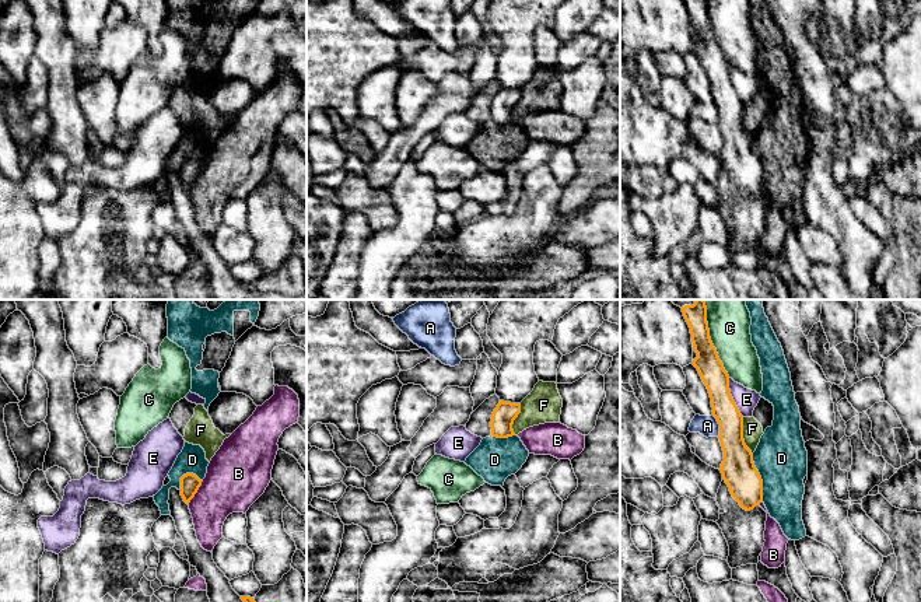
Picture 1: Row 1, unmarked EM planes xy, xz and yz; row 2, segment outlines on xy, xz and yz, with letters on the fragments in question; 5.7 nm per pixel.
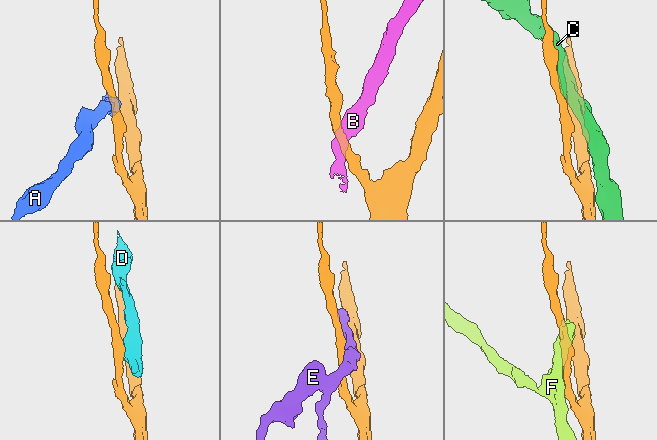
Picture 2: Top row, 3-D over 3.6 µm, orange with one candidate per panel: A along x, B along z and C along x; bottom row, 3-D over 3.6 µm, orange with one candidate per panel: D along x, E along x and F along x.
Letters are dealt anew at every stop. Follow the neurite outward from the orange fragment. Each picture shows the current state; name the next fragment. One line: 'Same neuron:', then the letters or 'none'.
Same neuron: none

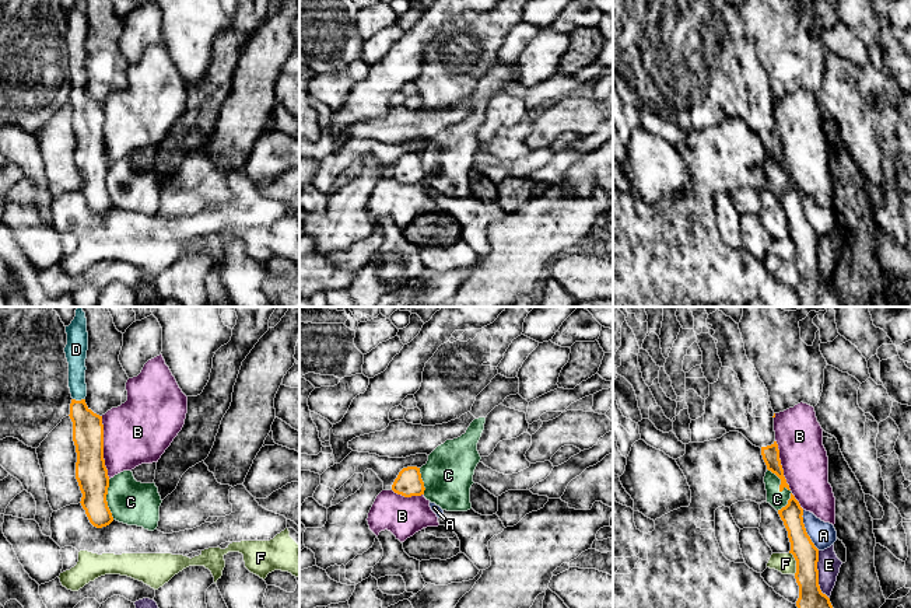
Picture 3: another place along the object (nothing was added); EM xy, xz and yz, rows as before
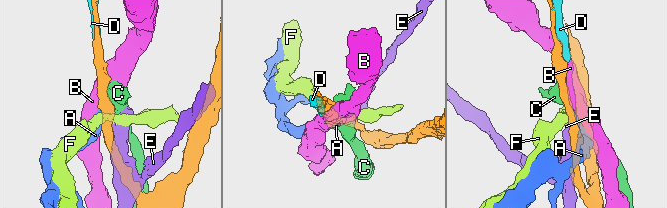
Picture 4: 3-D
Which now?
Same neuron: D

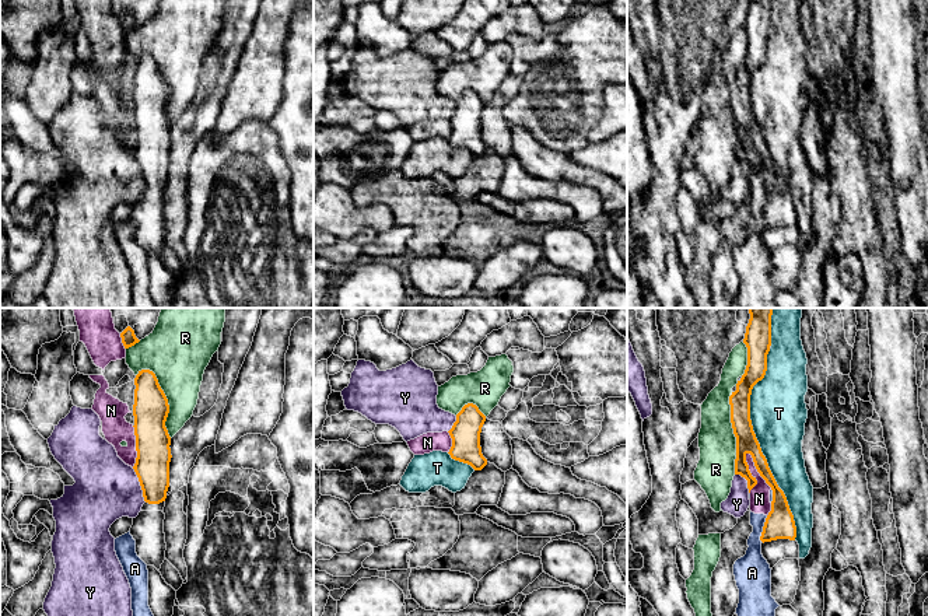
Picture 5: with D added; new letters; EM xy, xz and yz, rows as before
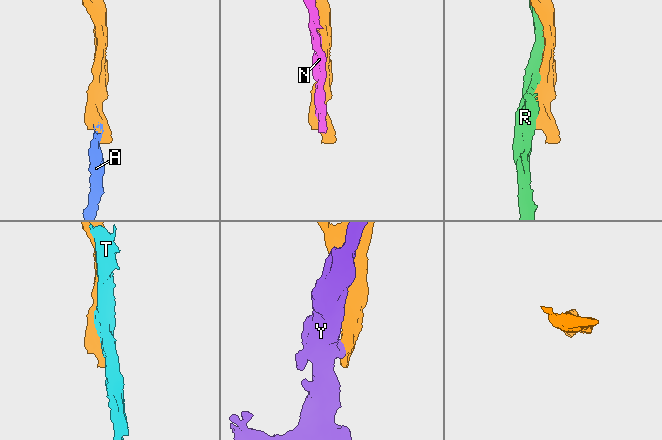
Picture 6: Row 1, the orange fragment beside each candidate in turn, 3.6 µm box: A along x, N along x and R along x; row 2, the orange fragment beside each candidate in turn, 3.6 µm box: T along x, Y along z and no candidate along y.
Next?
Same neuron: none

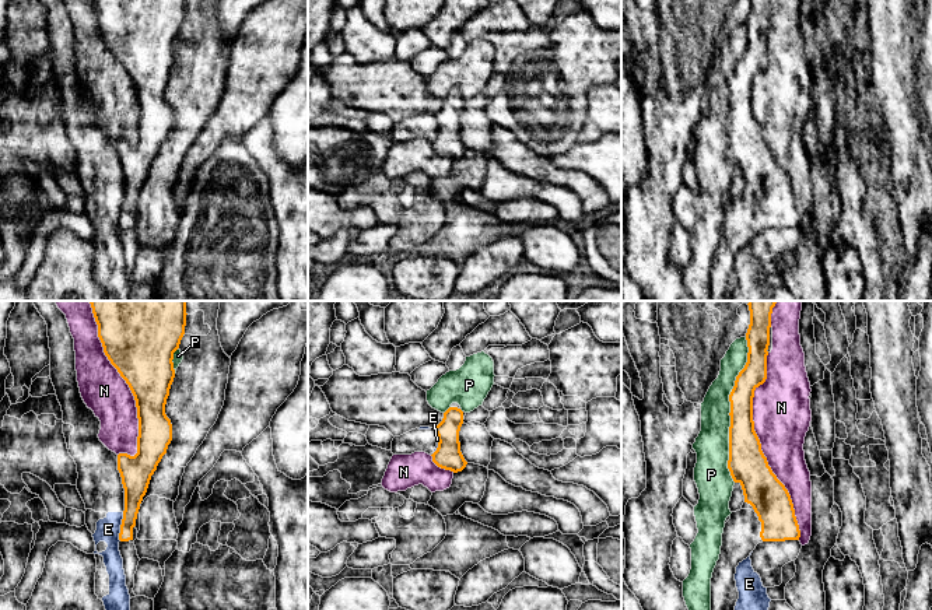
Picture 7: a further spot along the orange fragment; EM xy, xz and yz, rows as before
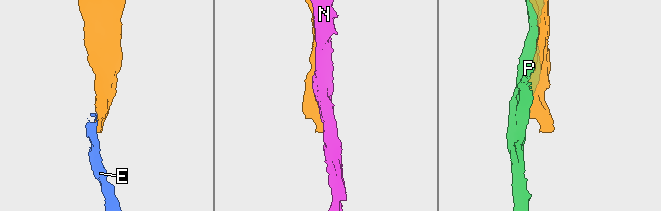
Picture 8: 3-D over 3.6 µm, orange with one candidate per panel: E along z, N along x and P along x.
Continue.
Same neuron: none

